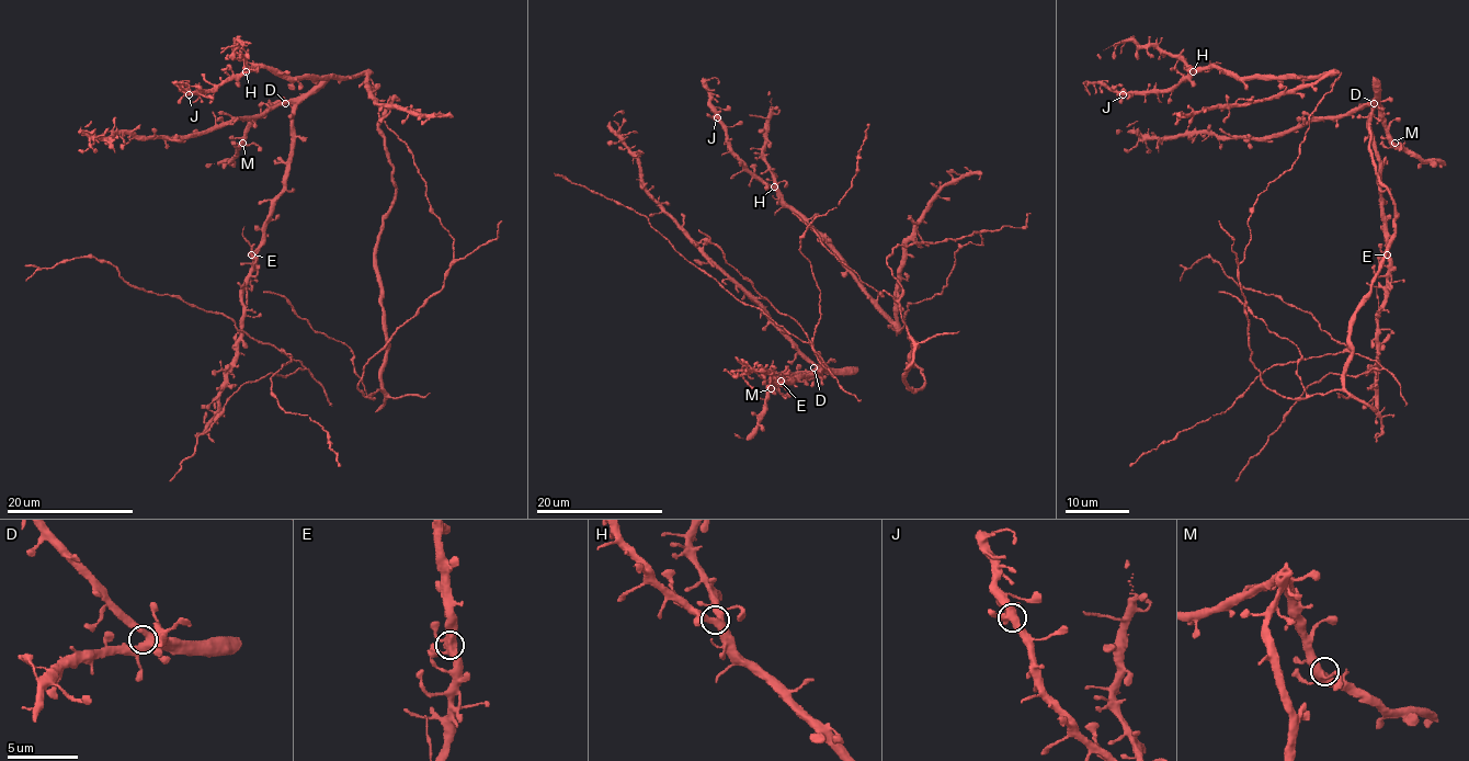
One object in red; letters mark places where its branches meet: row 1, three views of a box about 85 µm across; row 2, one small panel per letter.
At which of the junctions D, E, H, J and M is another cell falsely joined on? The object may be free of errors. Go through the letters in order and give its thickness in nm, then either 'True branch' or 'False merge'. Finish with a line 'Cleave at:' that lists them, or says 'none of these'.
D: Thickness 480 nm. True branch
E: Thickness 480 nm. False merge
H: Thickness 500 nm. True branch
J: Thickness 440 nm. True branch
M: Thickness 480 nm. True branch
Cleave at: E

